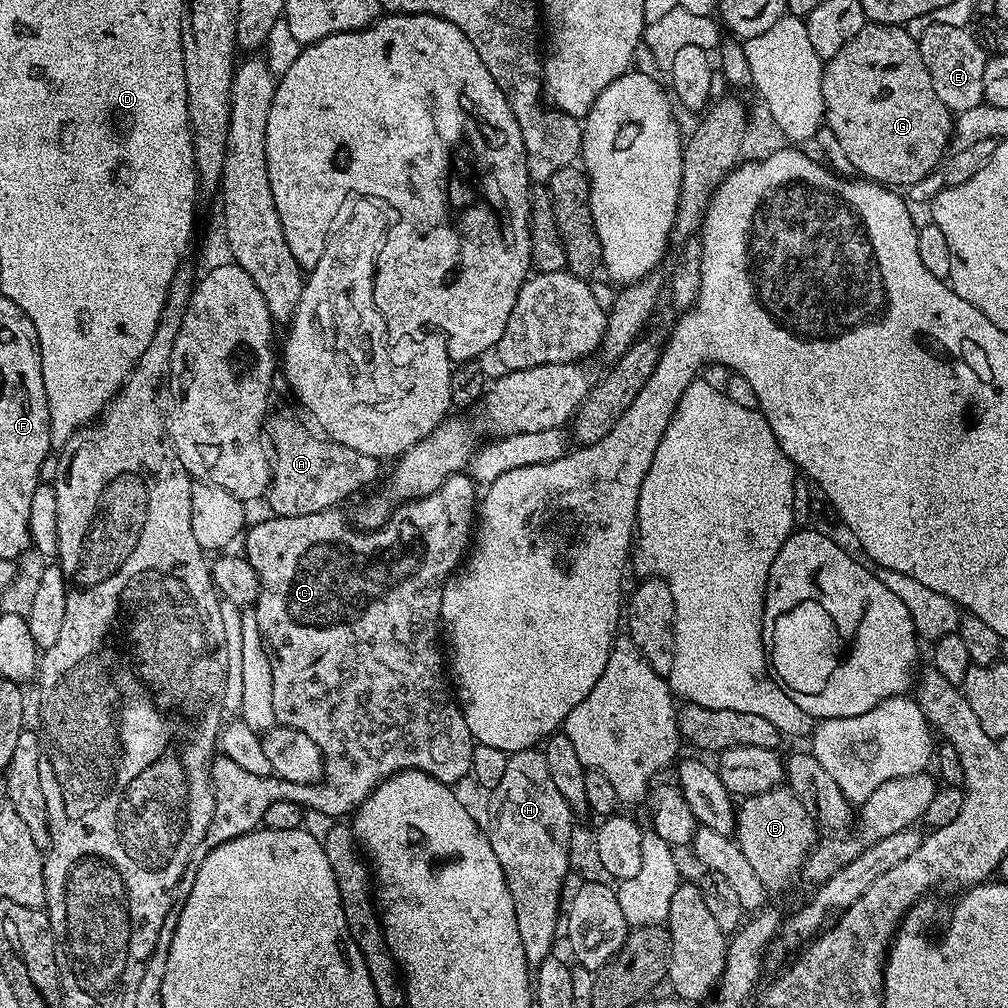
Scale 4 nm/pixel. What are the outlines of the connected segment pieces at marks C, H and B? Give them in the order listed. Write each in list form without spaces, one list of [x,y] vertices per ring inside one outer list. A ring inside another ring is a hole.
[[[453,474],[438,486],[432,494],[426,494],[417,500],[409,500],[391,509],[388,519],[380,528],[361,530],[353,526],[340,510],[329,510],[318,514],[302,514],[301,516],[269,515],[269,520],[260,520],[256,525],[249,527],[243,533],[243,555],[257,572],[260,583],[260,593],[257,595],[255,610],[257,612],[258,630],[261,631],[261,640],[264,643],[266,654],[269,656],[270,667],[273,671],[274,684],[274,714],[277,721],[283,727],[302,730],[314,746],[324,756],[323,779],[326,782],[319,784],[295,784],[286,782],[279,776],[255,776],[247,770],[232,762],[223,754],[217,755],[211,766],[212,789],[214,790],[214,814],[208,827],[209,833],[216,832],[217,841],[233,840],[242,834],[252,832],[261,827],[266,810],[279,800],[294,802],[305,810],[313,808],[324,816],[336,816],[332,818],[344,818],[355,813],[360,804],[372,791],[386,778],[390,778],[396,772],[406,770],[418,770],[425,772],[449,786],[456,786],[463,776],[467,777],[472,770],[472,750],[474,741],[470,734],[470,726],[466,726],[464,711],[454,699],[450,691],[450,680],[446,675],[446,656],[440,653],[442,648],[442,590],[448,577],[461,567],[466,553],[470,548],[470,541],[474,536],[474,517],[478,512],[478,484],[468,474]]]
[[[527,748],[509,755],[503,777],[498,781],[498,786],[490,789],[489,796],[492,797],[488,800],[488,841],[494,850],[494,858],[498,858],[502,866],[508,889],[514,898],[514,918],[518,918],[518,938],[522,938],[522,950],[529,965],[538,966],[554,952],[552,943],[556,940],[556,919],[559,916],[561,919],[562,916],[560,891],[568,876],[568,844],[564,841],[564,836],[572,832],[574,808],[554,787],[544,753],[536,748]]]
[[[787,786],[771,788],[757,796],[743,797],[739,801],[734,839],[769,893],[790,887],[792,879],[801,875],[804,861],[817,843],[816,832],[818,833],[816,821],[810,814],[806,814],[806,806],[798,802],[798,798]]]

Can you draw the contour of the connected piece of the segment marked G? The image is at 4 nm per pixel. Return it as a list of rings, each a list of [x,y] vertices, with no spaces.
[[[865,23],[864,28],[825,63],[822,98],[824,120],[841,154],[856,171],[853,173],[874,184],[914,185],[933,175],[949,151],[954,113],[942,106],[938,94],[934,94],[934,82],[930,82],[930,74],[922,62],[918,40],[911,37],[904,26]]]

